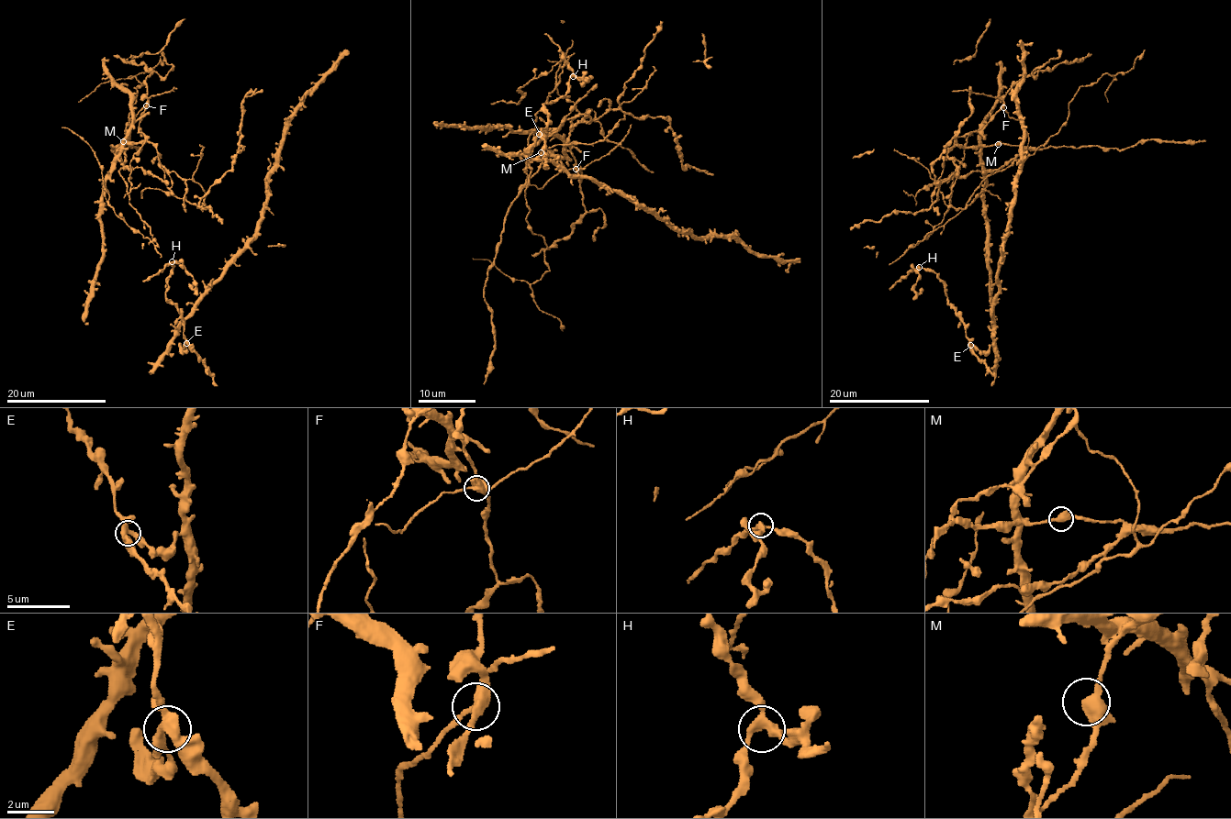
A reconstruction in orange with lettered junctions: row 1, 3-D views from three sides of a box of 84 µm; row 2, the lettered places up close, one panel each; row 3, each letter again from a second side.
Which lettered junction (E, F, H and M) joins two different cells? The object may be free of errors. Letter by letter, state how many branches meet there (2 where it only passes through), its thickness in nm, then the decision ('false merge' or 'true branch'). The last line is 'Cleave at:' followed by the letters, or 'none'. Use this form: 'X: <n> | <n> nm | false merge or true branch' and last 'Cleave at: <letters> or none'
E: 3 | 360 nm | true branch
F: 3 | 360 nm | false merge
H: 3 | 300 nm | true branch
M: 3 | 400 nm | true branch
Cleave at: F

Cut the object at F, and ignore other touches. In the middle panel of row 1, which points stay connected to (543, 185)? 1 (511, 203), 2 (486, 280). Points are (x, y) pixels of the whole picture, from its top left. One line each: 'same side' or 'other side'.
1: other side
2: other side

